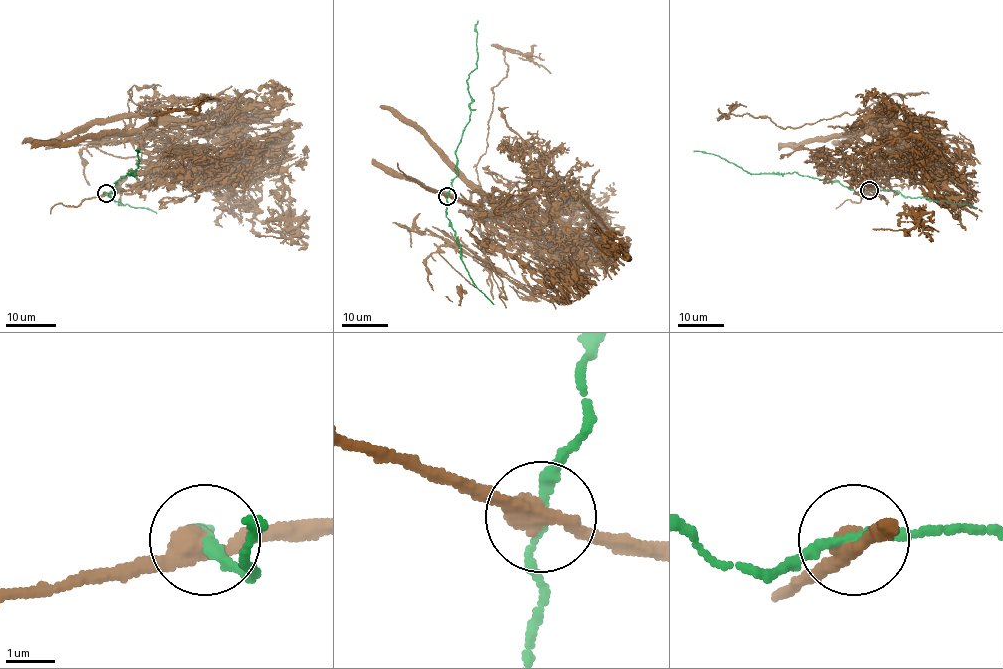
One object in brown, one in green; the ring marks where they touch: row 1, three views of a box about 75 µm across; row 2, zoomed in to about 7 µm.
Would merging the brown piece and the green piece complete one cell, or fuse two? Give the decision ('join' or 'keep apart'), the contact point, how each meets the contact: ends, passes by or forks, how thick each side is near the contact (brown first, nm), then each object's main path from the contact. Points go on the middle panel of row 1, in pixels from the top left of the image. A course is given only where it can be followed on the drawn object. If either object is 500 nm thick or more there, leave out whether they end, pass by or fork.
keep apart; at (447, 196); brown passes by; green passes by; 400 nm thick on the brown side, 180 nm on the other; brown runs (448, 196), (466, 200), (469, 233), (490, 243), (467, 206), (505, 52), (550, 73); green runs (448, 196), (457, 175), (456, 150), (470, 113), (467, 82), (476, 68), (478, 21)

